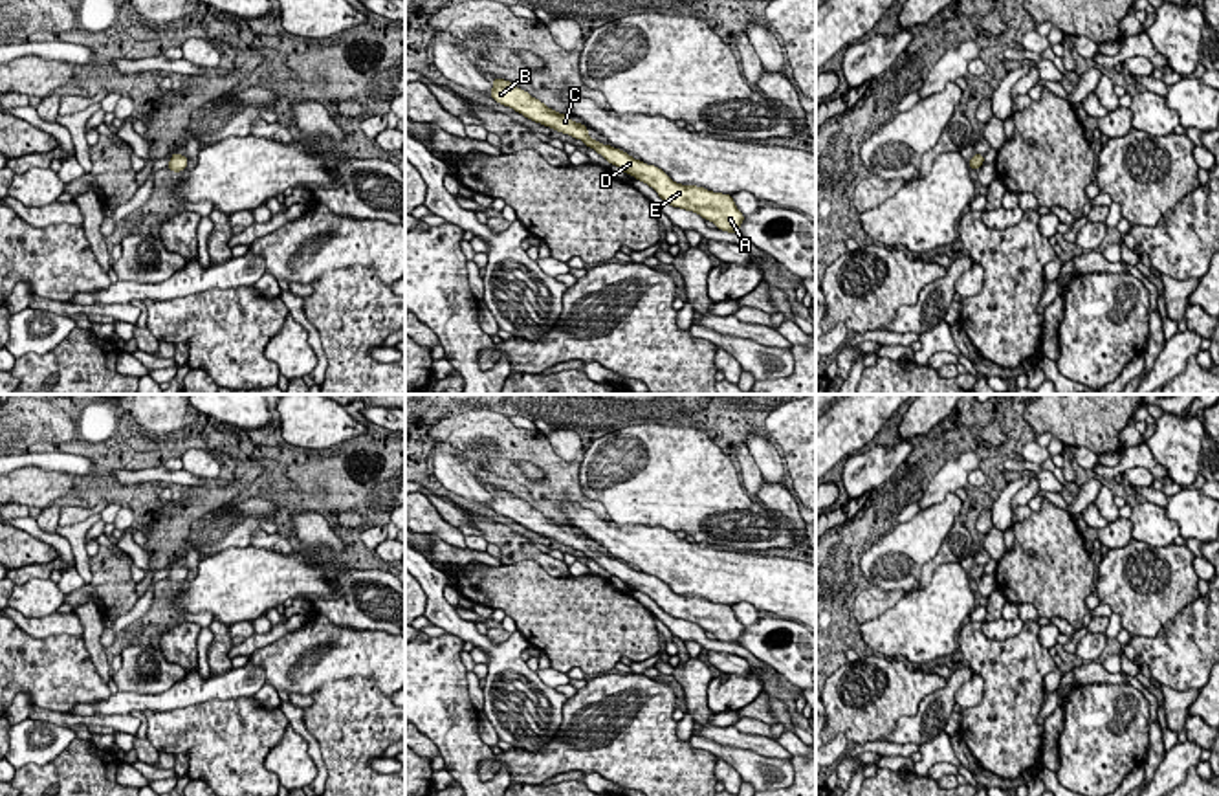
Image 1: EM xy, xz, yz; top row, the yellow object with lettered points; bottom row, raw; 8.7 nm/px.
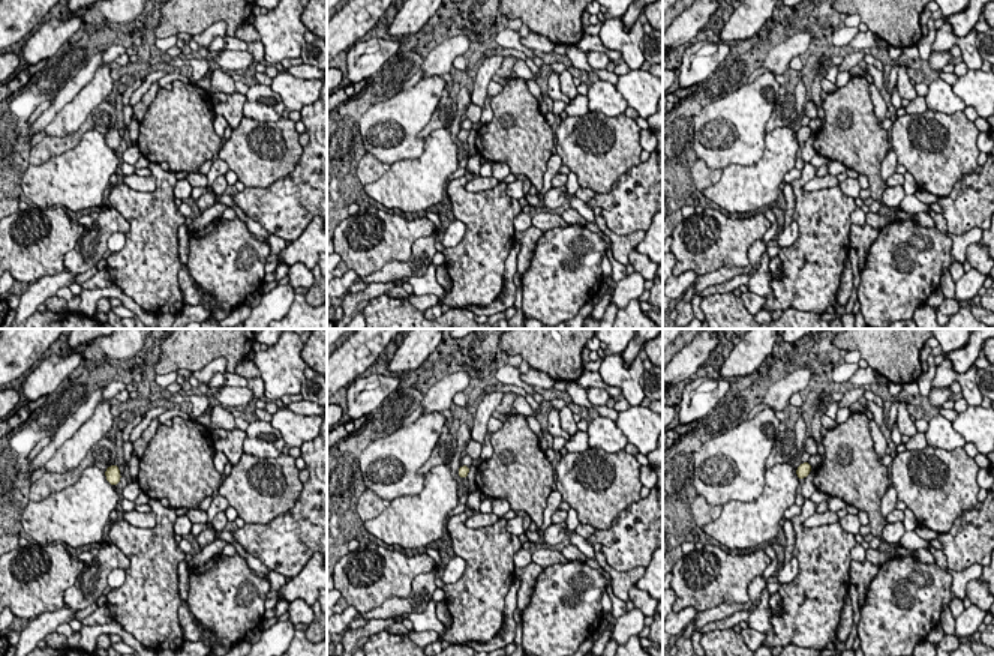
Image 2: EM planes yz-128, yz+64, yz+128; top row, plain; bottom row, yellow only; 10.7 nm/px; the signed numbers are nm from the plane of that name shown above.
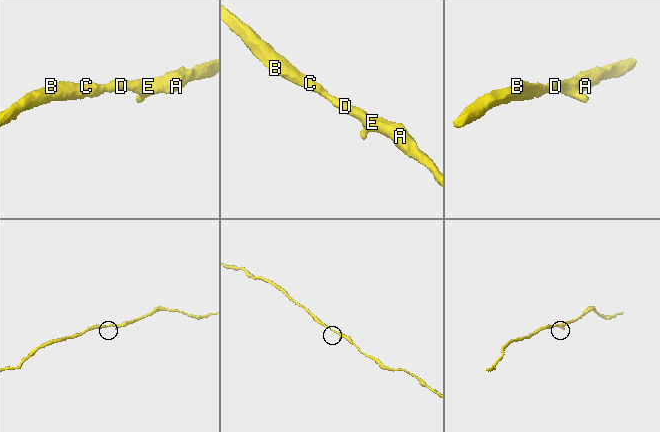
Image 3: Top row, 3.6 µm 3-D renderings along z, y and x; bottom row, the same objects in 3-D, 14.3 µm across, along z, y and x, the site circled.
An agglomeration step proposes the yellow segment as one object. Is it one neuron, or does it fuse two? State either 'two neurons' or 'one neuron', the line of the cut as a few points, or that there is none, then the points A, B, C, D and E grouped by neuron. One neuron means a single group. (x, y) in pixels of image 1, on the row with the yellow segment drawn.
one neuron | no cut | A B C D E

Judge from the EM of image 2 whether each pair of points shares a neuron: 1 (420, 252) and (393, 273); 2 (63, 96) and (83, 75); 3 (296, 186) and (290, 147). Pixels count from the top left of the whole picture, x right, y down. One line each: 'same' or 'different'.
1: same
2: same
3: different

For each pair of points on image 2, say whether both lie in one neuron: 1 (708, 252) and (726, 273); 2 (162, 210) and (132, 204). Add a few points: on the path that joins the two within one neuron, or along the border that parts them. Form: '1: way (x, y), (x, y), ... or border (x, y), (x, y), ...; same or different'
1: border (750, 246), (744, 266), (720, 266), (699, 276); different
2: way (155, 210), (140, 209); same

